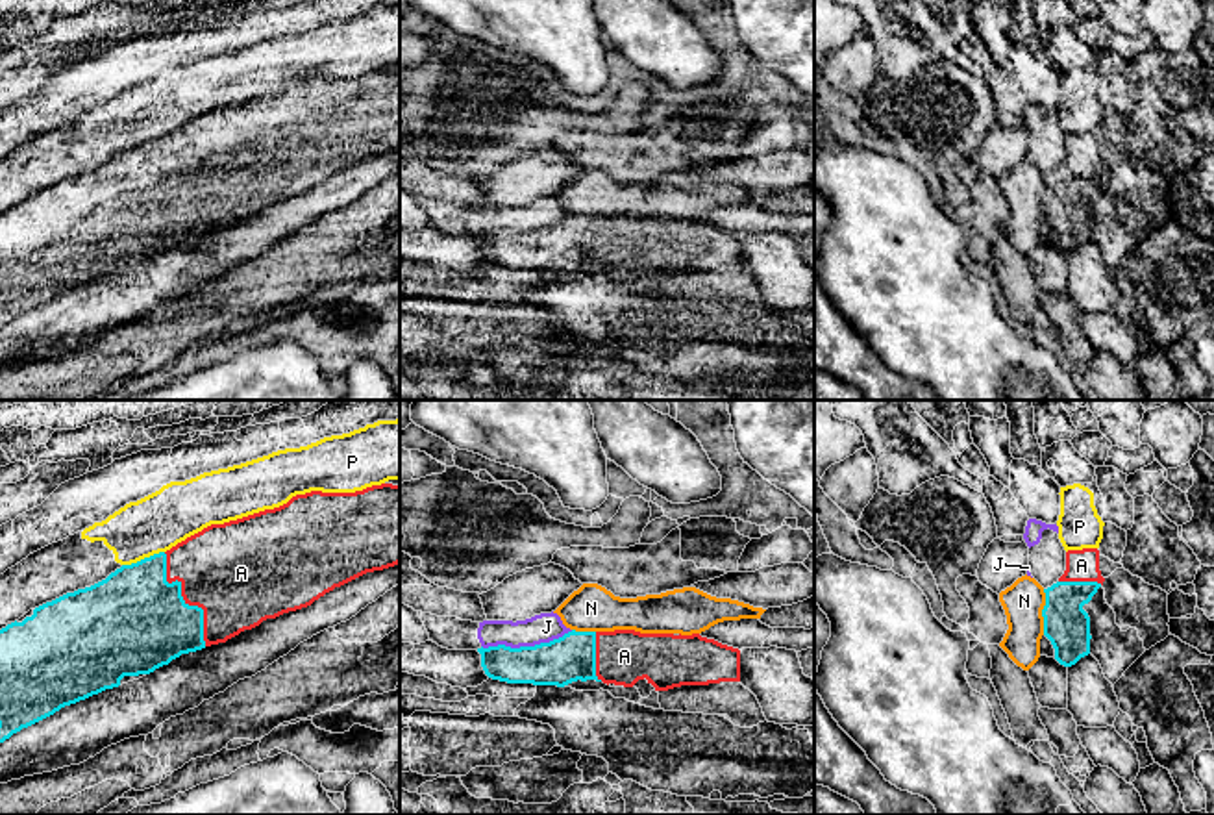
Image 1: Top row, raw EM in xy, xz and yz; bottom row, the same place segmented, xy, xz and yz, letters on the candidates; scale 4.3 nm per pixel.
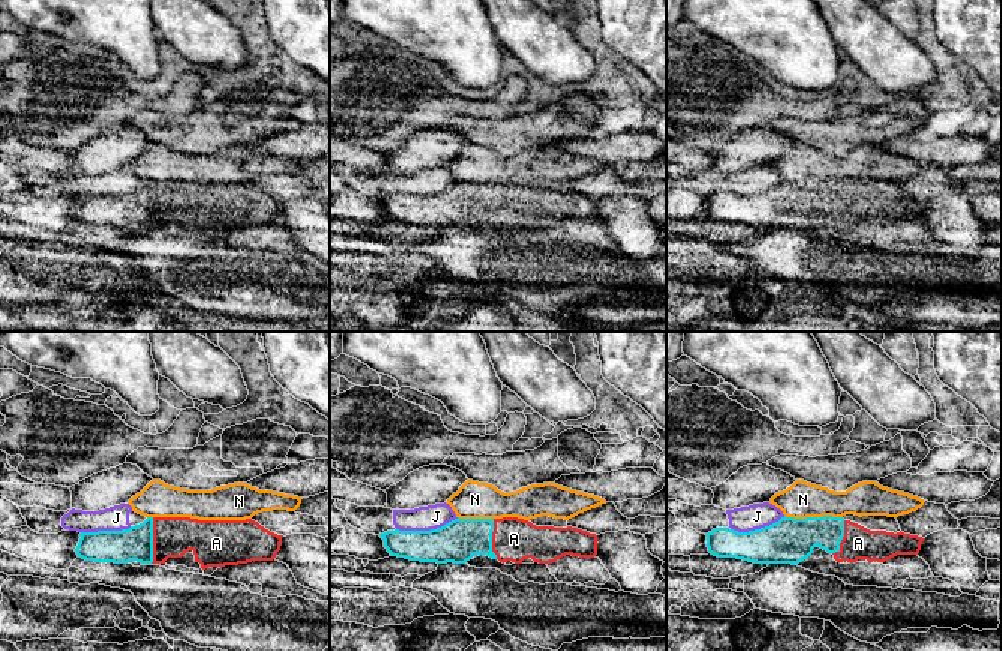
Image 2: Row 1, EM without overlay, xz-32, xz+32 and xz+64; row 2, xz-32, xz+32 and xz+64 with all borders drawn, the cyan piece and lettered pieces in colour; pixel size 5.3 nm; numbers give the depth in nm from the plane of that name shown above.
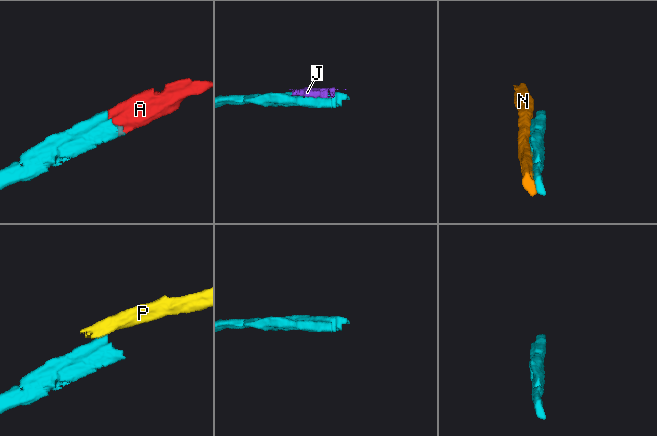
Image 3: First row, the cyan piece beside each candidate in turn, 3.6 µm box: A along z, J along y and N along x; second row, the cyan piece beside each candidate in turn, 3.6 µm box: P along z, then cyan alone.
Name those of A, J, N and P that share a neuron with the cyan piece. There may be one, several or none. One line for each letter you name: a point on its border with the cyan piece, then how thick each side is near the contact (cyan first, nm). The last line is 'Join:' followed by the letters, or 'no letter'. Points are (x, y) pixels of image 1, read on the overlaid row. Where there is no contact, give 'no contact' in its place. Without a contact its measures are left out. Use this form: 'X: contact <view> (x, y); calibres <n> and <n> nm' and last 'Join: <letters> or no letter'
A: contact xy (182, 599); calibres 460 and 420 nm
Join: A

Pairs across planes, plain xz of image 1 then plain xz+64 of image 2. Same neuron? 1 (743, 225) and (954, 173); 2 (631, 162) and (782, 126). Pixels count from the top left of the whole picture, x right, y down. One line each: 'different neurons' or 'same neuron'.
1: different neurons
2: same neuron

